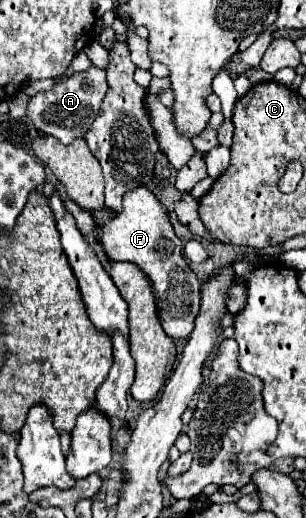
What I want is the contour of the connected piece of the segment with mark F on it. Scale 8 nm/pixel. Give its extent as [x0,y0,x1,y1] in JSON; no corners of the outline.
[102,186,200,338]

